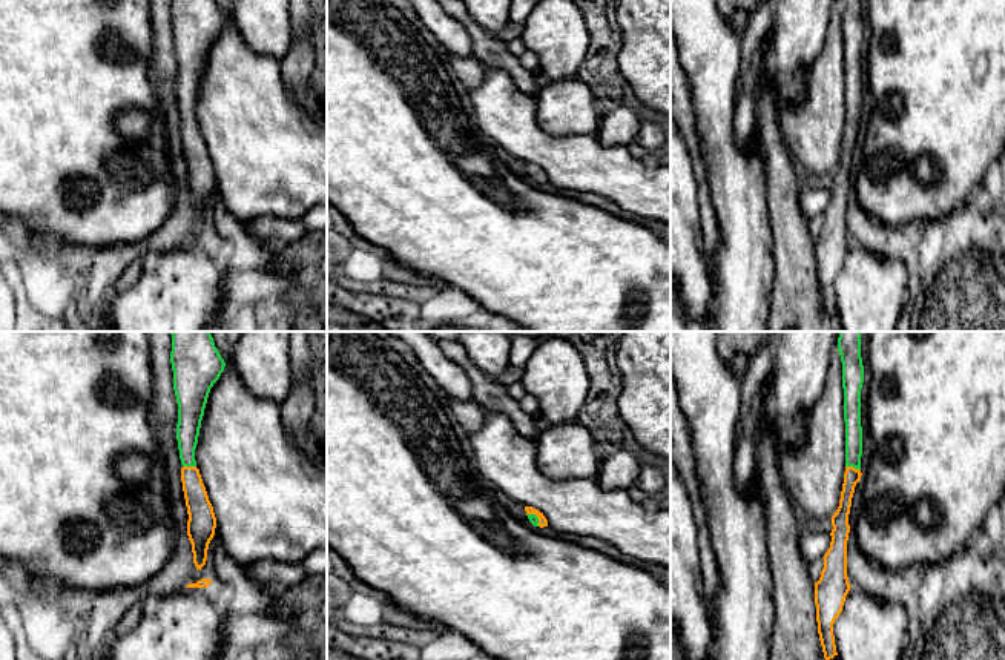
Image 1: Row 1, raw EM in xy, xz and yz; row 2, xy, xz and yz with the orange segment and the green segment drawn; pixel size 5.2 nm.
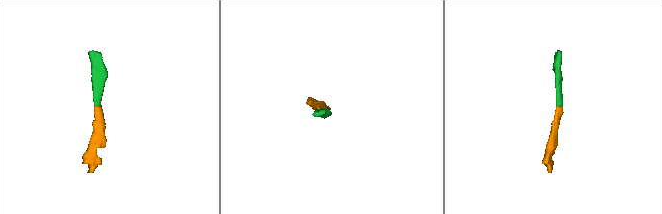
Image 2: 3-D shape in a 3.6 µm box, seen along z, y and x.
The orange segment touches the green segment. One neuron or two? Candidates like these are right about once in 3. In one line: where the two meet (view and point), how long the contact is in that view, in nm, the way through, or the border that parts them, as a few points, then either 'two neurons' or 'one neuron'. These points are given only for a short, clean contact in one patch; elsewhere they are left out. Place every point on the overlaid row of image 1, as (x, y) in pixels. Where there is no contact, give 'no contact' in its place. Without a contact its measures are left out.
meets orange in yz at (852, 467); contact 80 nm long; one neuron

